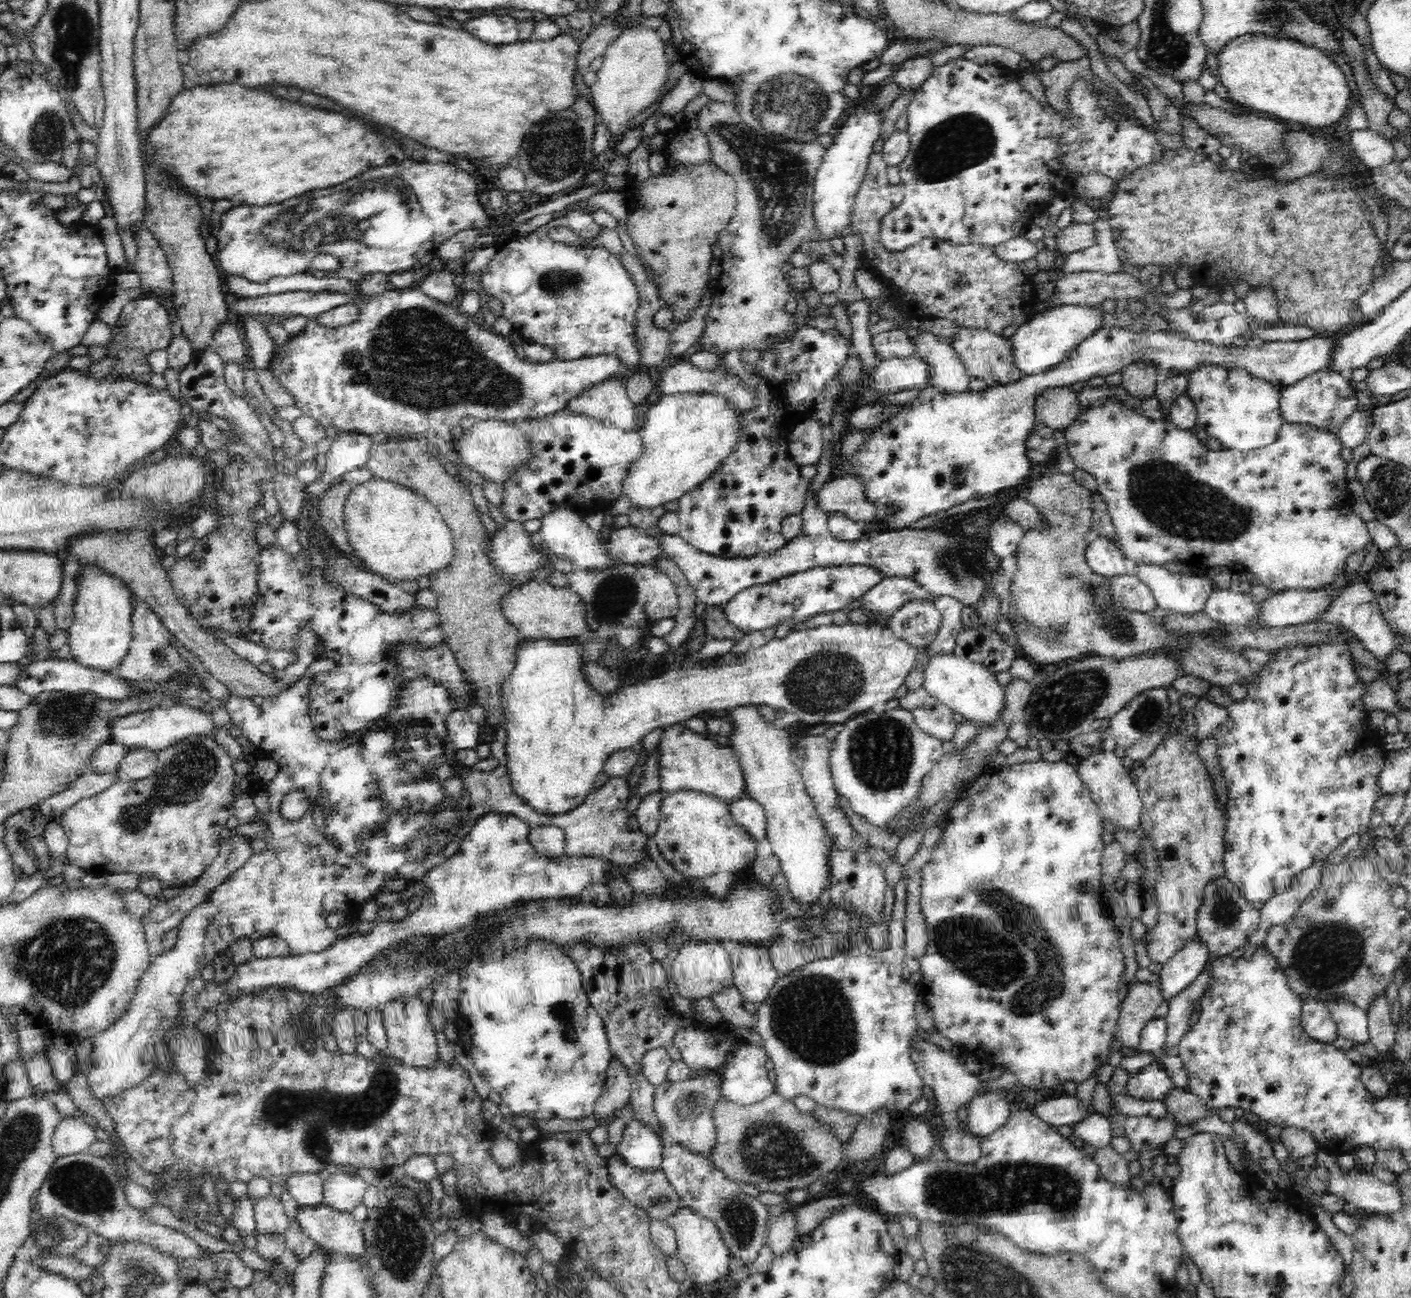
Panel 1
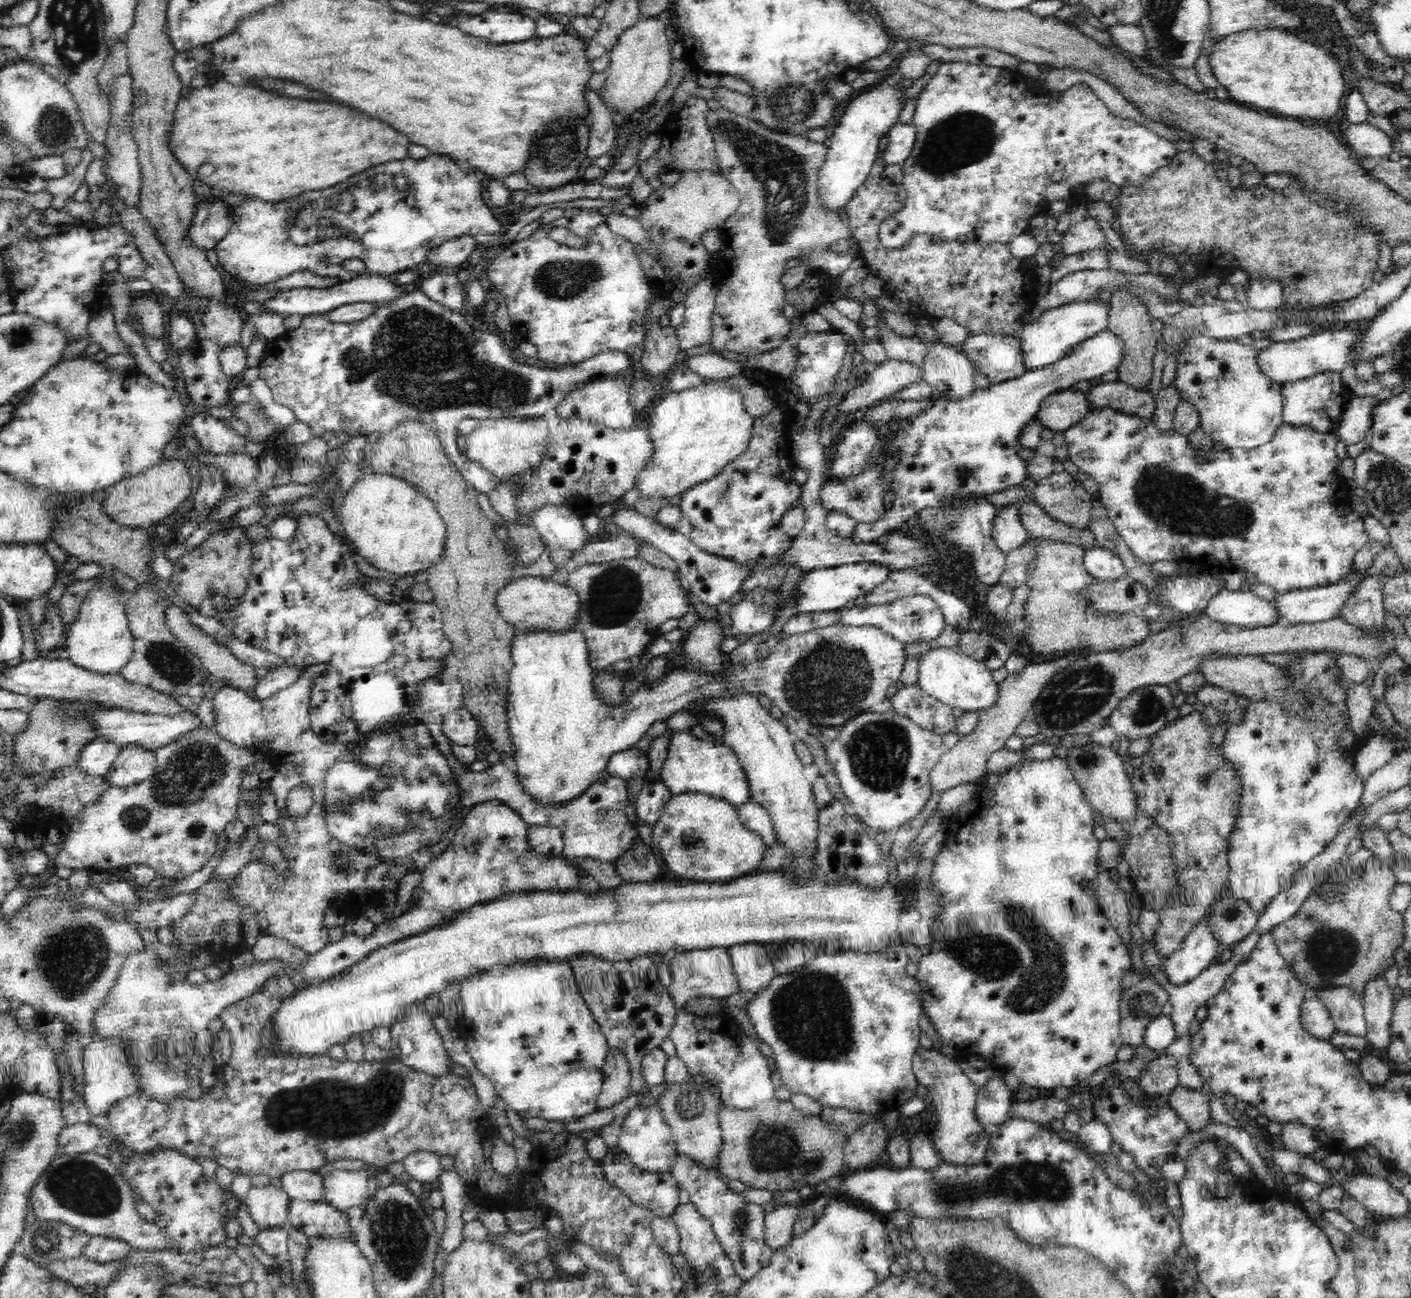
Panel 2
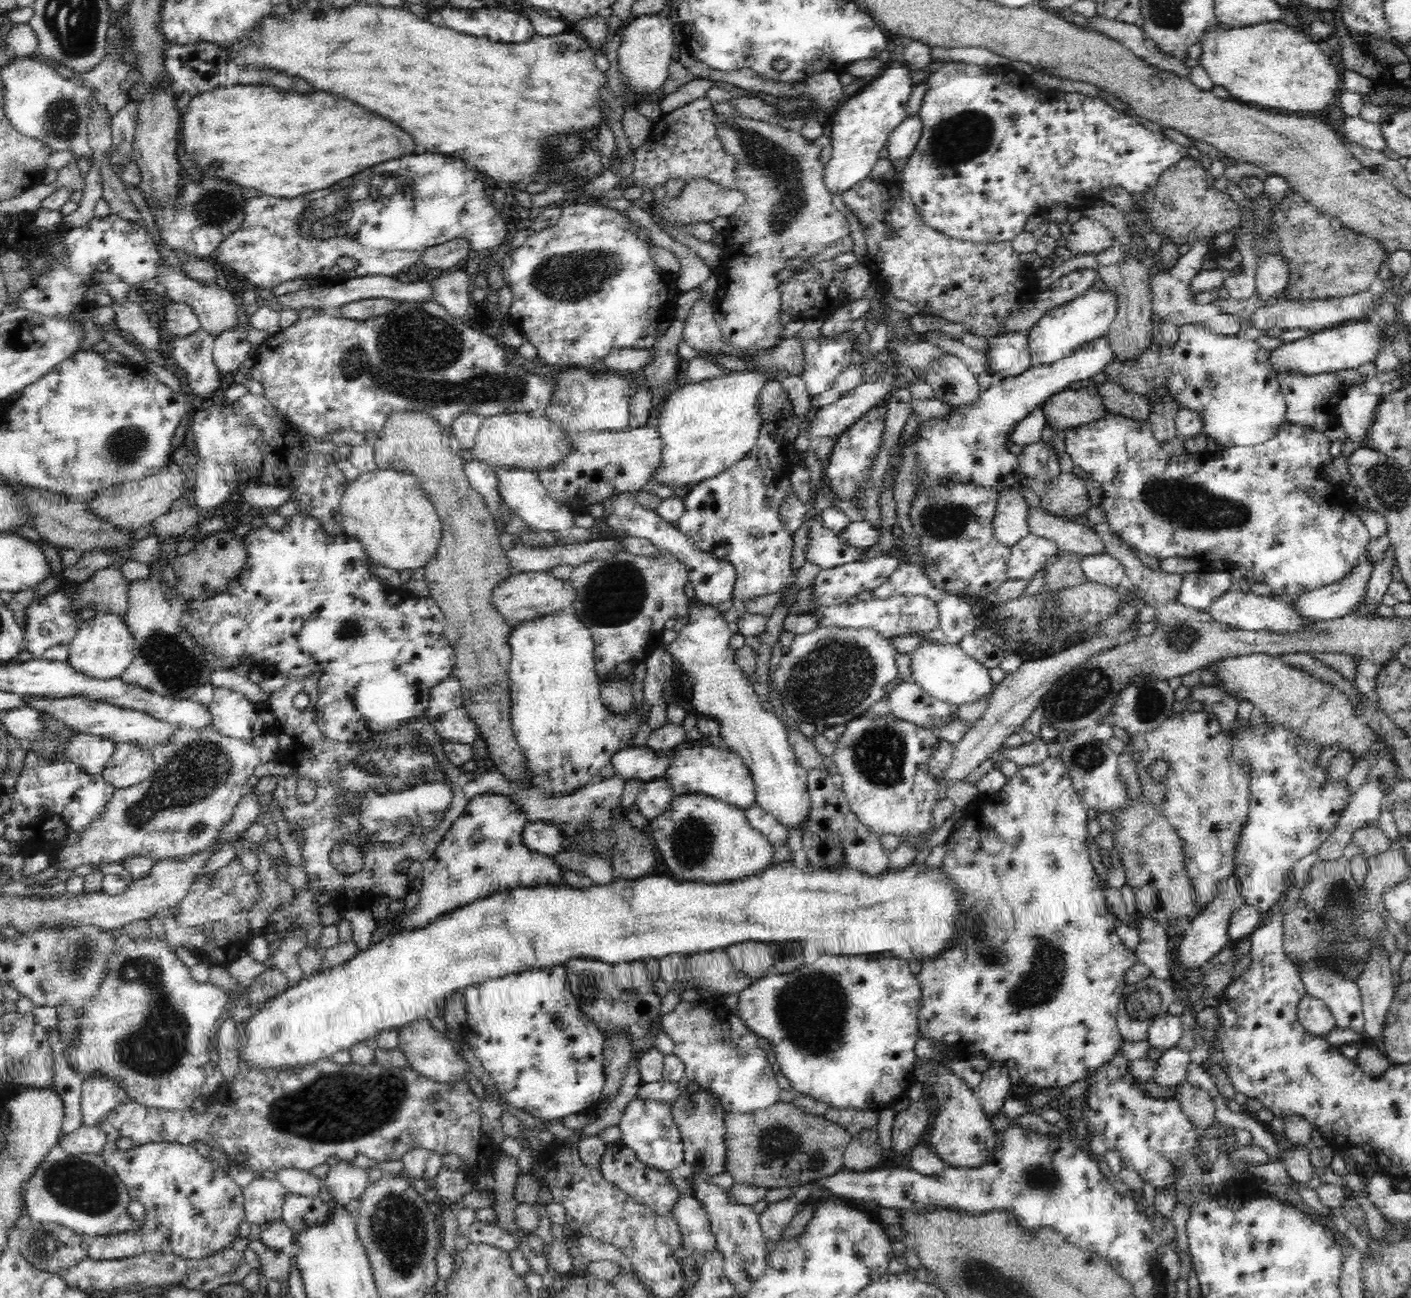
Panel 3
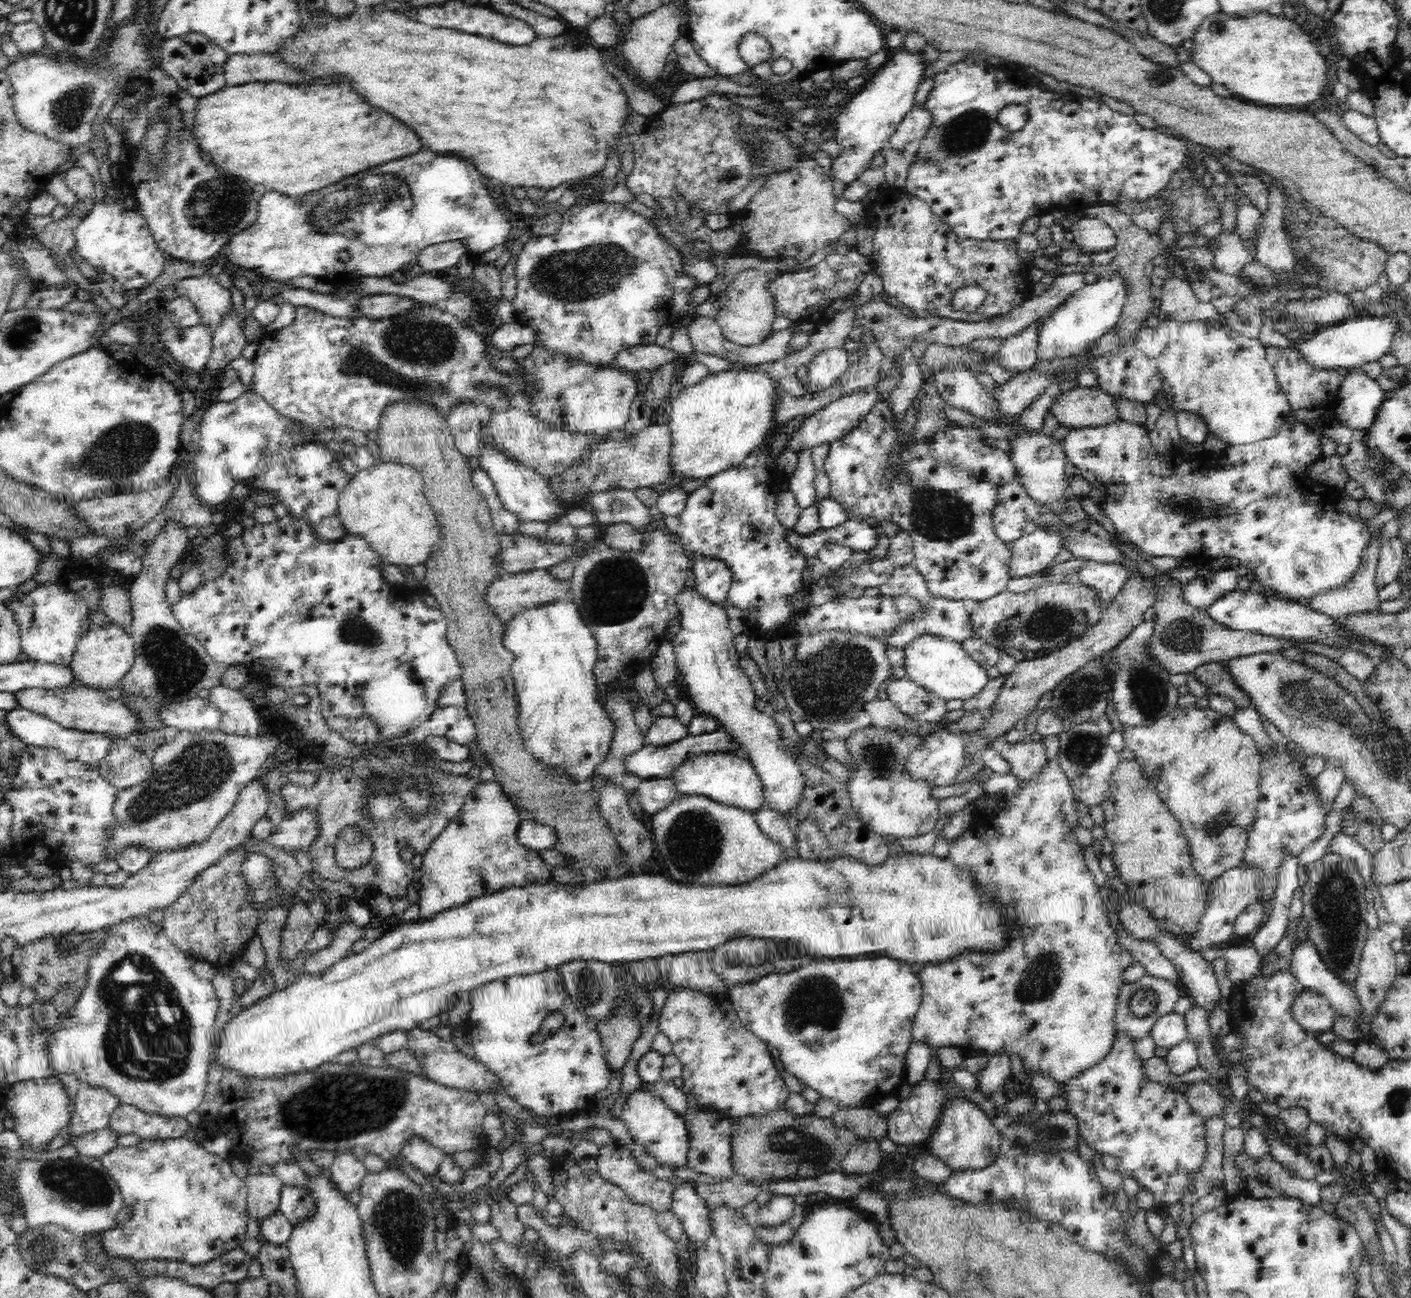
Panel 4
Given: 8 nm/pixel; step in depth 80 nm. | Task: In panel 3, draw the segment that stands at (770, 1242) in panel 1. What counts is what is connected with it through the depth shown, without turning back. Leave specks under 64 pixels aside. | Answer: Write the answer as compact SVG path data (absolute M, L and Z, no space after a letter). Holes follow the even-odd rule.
M786 1197L775 1203L770 1203L762 1212L761 1224L765 1237L777 1244L782 1242L782 1232L792 1222L798 1210L799 1203L794 1197Z

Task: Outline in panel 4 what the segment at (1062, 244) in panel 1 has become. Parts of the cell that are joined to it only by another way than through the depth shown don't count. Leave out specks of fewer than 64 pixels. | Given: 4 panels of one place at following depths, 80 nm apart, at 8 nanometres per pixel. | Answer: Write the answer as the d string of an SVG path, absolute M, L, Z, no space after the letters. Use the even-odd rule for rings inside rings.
M1082 217L1071 225L1073 241L1079 246L1080 253L1110 251L1117 246L1114 230L1099 218Z

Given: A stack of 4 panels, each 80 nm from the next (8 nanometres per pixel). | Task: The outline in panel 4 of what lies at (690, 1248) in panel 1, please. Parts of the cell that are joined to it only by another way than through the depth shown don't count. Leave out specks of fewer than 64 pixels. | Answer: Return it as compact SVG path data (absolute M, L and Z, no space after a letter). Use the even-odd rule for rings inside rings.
M683 1181L673 1188L672 1212L683 1225L683 1230L688 1242L706 1244L713 1234L710 1226L710 1210L705 1200L698 1195L697 1184Z

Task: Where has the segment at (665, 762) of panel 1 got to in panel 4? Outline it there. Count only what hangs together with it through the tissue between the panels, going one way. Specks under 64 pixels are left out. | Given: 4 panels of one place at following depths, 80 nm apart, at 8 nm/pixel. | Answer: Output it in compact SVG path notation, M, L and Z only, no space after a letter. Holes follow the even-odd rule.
M708 751L692 756L673 772L672 779L680 795L699 795L722 805L734 806L751 813L764 808L763 786L748 759L733 753Z

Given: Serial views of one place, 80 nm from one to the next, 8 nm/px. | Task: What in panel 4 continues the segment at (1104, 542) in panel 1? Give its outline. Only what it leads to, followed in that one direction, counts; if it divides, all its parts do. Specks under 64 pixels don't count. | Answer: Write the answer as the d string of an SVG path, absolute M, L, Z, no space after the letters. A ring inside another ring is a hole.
M1086 560L1078 572L1078 582L1090 586L1100 594L1100 601L1108 606L1129 578L1126 567L1116 562Z

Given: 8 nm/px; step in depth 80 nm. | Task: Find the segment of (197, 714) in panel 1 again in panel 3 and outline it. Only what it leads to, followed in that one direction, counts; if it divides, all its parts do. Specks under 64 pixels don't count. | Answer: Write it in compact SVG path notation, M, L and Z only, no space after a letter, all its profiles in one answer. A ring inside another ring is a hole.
M24 695L26 704L35 708L37 711L48 711L66 724L66 727L75 728L85 734L105 737L107 740L118 743L128 742L136 744L137 742L145 744L166 744L170 736L181 729L180 723L164 722L161 719L154 718L148 713L134 710L132 708L119 707L106 701L90 699L82 695L48 698L37 697L36 695Z

